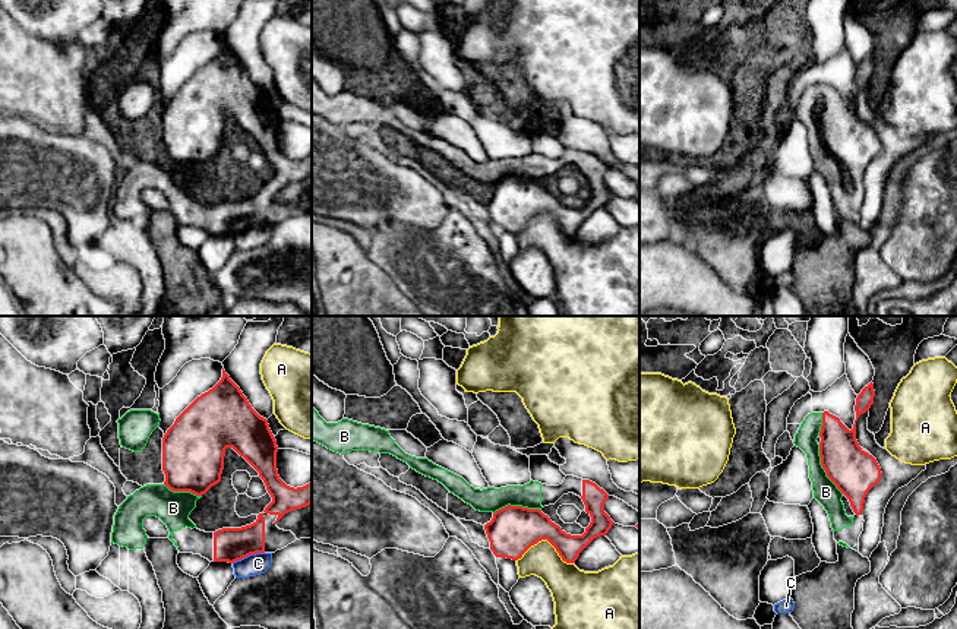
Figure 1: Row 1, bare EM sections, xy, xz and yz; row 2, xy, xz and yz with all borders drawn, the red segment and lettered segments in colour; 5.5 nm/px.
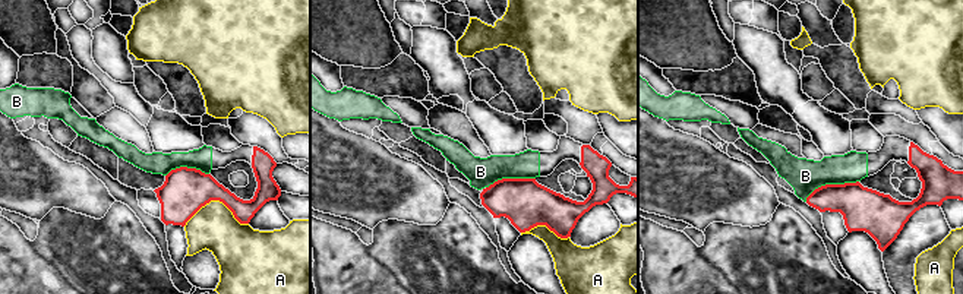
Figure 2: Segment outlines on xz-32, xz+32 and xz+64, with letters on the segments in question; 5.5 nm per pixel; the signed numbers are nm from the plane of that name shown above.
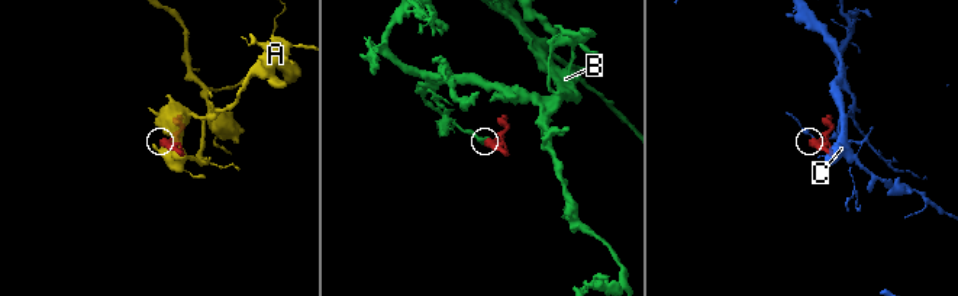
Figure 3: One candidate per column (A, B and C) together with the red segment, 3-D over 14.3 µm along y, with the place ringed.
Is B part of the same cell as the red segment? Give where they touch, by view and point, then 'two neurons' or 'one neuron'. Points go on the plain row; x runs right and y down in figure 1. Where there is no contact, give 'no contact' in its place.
contact yz (824, 141); one neuron

